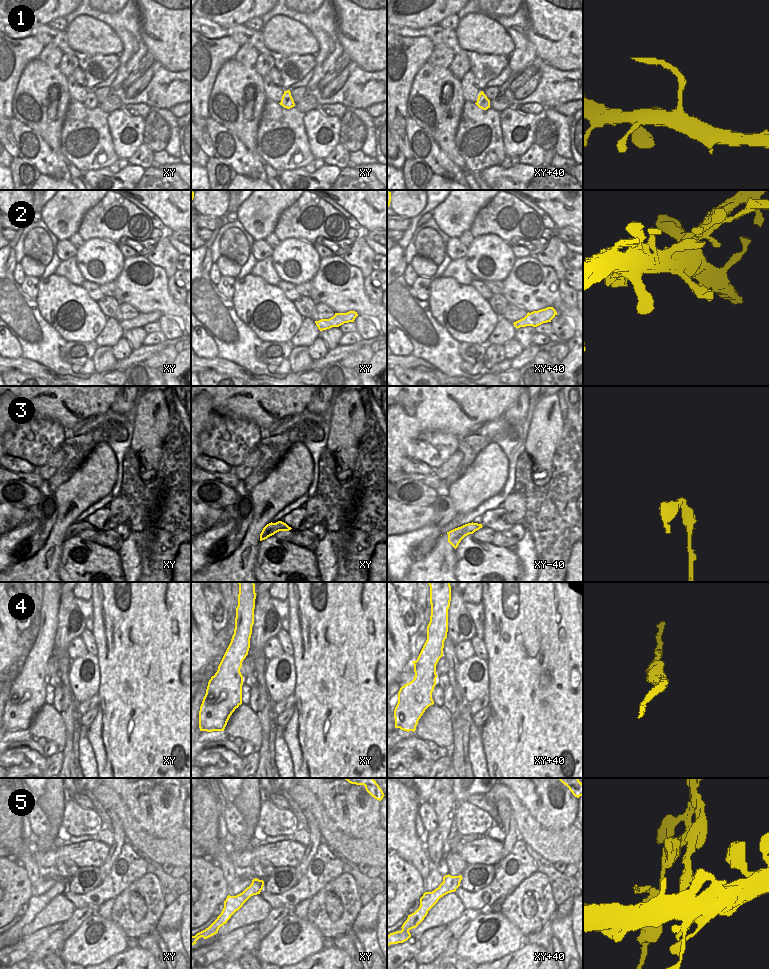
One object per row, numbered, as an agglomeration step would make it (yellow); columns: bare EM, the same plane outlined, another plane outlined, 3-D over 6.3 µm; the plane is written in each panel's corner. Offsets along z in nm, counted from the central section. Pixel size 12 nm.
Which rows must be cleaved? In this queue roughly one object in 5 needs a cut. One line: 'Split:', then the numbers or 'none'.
Split: 1, 5

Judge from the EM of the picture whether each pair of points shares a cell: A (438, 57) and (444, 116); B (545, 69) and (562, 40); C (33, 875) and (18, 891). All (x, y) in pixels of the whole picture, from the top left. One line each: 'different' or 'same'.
A: different
B: different
C: different

